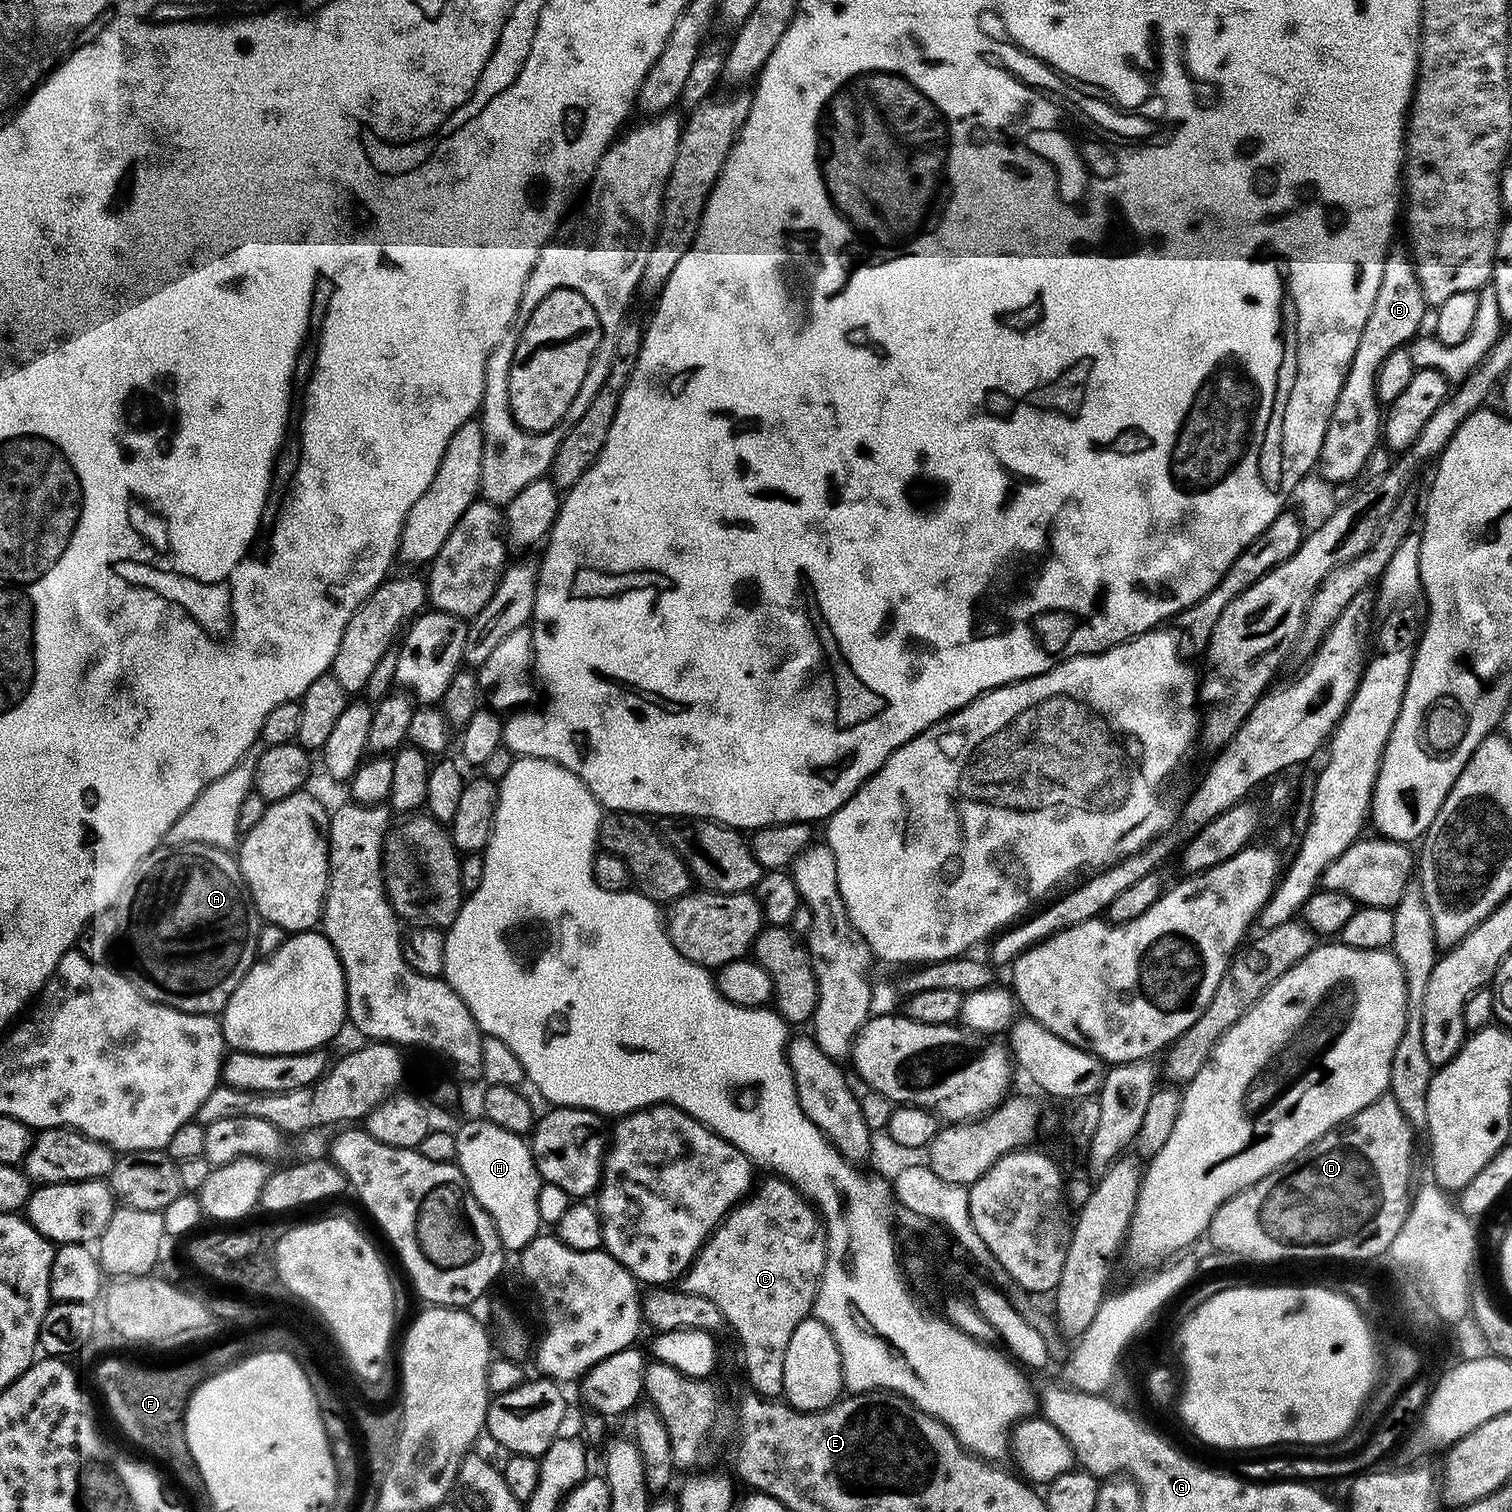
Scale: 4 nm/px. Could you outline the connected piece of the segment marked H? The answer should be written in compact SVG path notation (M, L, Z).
M477 1118L468 1120L460 1129L455 1129L456 1159L460 1172L466 1178L468 1188L478 1198L480 1205L490 1214L494 1226L498 1230L498 1238L504 1243L509 1253L519 1253L520 1249L541 1235L542 1225L538 1214L538 1190L542 1183L538 1170L532 1161L532 1150L525 1137L514 1134L510 1130L502 1130L502 1126L494 1126L494 1122Z

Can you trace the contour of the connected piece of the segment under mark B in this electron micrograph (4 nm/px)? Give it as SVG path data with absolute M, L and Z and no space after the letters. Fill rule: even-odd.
M1393 251L1386 258L1382 270L1382 286L1378 286L1378 298L1374 298L1374 306L1370 309L1370 318L1366 318L1366 327L1362 330L1362 338L1358 338L1358 350L1354 350L1354 358L1350 362L1350 370L1342 382L1342 390L1338 394L1338 402L1334 402L1334 410L1330 414L1330 422L1326 426L1326 434L1322 438L1322 450L1318 461L1318 473L1324 480L1340 486L1343 480L1352 480L1360 471L1369 467L1369 460L1378 449L1382 440L1382 405L1376 396L1376 379L1380 373L1382 362L1394 350L1405 347L1425 326L1424 315L1430 312L1430 305L1424 299L1424 291L1416 277L1416 265L1411 255Z

